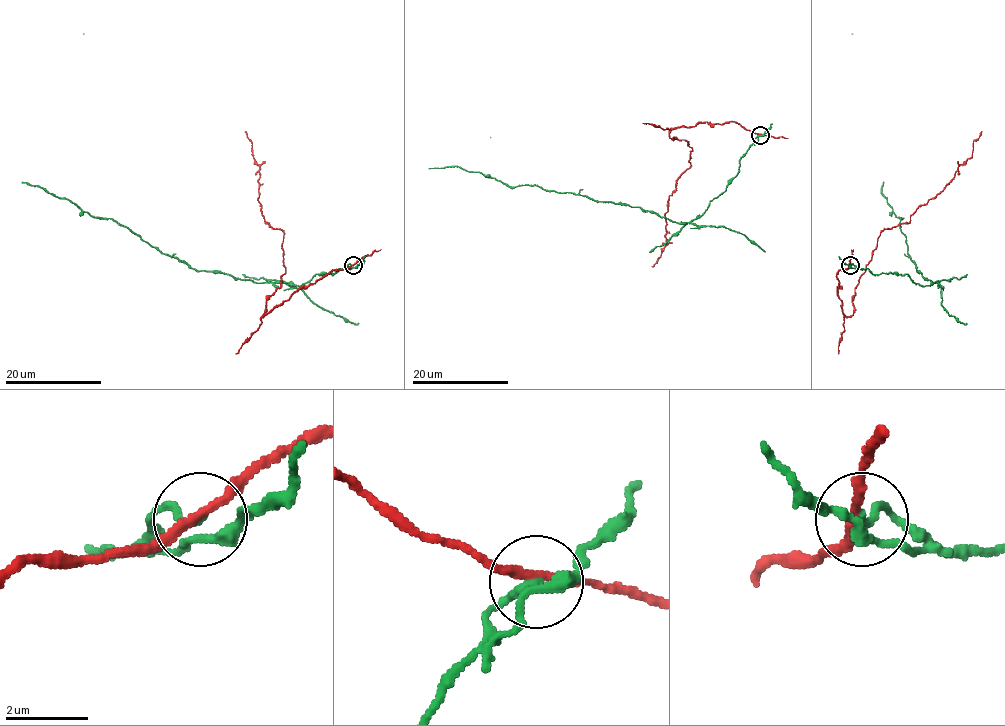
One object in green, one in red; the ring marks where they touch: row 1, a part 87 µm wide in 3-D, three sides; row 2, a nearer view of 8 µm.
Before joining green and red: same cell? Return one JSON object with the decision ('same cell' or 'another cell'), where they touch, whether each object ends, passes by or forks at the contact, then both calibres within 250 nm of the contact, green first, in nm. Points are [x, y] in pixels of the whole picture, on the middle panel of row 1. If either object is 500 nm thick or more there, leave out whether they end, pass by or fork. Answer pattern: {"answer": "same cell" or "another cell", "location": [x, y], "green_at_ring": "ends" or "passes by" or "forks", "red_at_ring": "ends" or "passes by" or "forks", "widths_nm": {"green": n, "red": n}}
{"answer": "another cell", "location": [760, 135], "green_at_ring": "ends", "red_at_ring": "passes by", "widths_nm": {"green": 180, "red": 200}}

